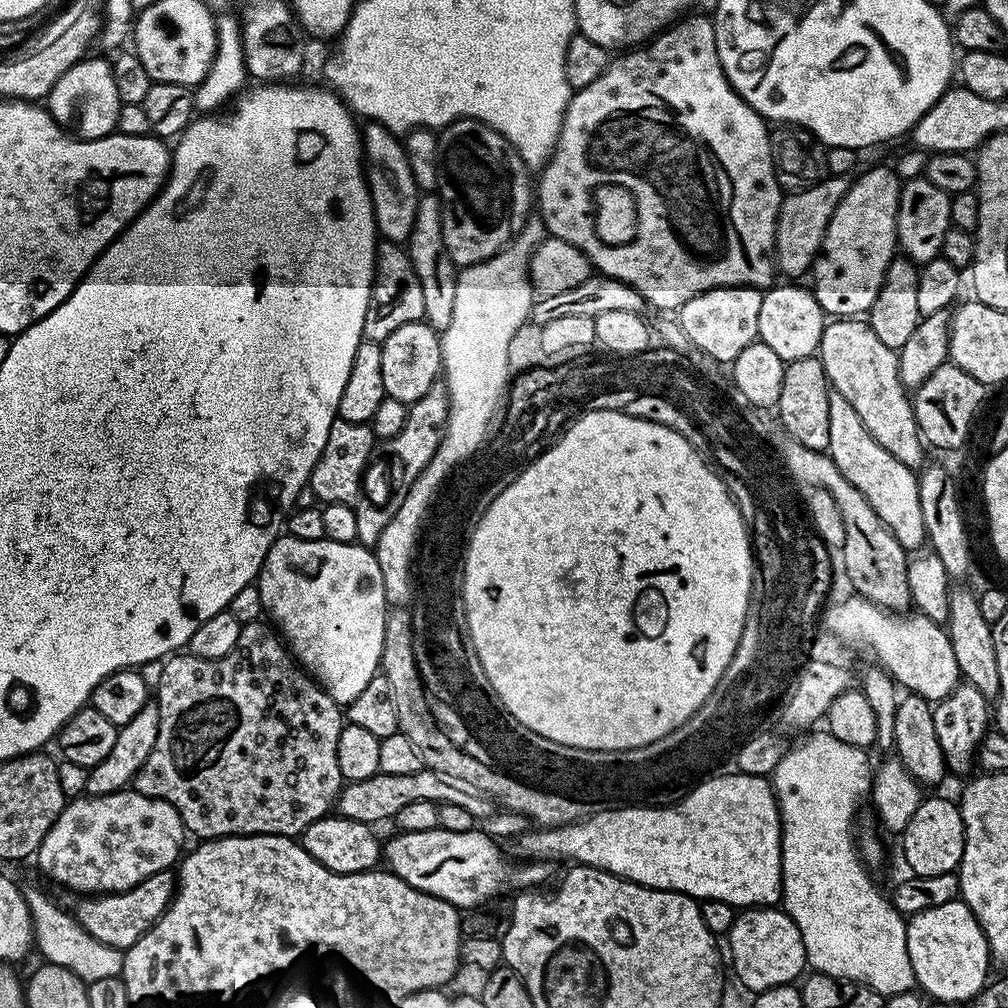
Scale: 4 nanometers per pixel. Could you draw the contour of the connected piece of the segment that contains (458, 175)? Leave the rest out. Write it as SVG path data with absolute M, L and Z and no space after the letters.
M454 120L443 128L438 139L438 195L440 207L444 210L442 238L446 242L446 250L457 266L480 264L491 256L497 256L524 229L530 216L528 207L534 204L534 188L528 185L529 169L512 143L481 120Z

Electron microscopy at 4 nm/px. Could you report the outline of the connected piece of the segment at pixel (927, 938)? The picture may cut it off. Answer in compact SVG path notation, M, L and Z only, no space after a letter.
M957 898L942 902L930 910L922 910L907 921L906 946L910 954L910 966L916 975L916 983L925 993L929 992L944 1004L970 1002L989 983L988 940L978 926L974 914Z

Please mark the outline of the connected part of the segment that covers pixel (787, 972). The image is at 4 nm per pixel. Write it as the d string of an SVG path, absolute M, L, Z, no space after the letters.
M761 906L759 908L749 908L741 911L736 917L734 926L729 932L726 933L726 941L732 947L732 965L730 965L731 971L738 974L738 978L742 978L742 982L746 982L746 986L750 986L750 990L754 990L757 994L766 991L767 988L773 988L774 986L782 986L783 984L791 984L801 979L800 971L806 968L806 957L804 955L804 943L802 942L802 934L798 930L798 926L793 920L790 919L788 913L781 910L776 906Z

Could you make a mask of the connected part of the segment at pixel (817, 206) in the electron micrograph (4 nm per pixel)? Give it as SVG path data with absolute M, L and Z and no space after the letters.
M829 175L827 178L818 181L816 184L809 184L801 187L783 197L780 202L780 213L776 219L776 250L774 253L774 263L781 273L785 272L785 277L800 278L800 276L811 269L817 252L819 252L826 226L842 198L848 193L853 177Z

